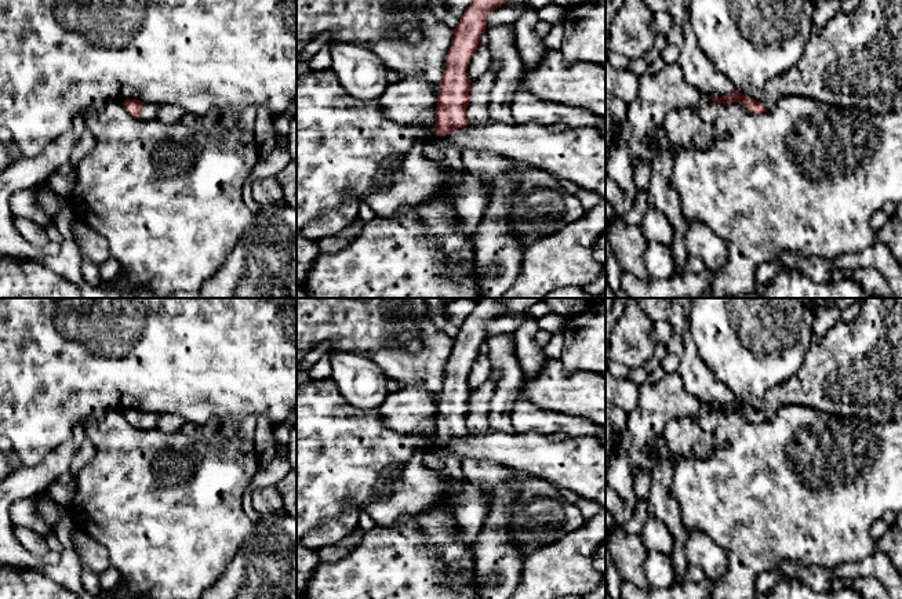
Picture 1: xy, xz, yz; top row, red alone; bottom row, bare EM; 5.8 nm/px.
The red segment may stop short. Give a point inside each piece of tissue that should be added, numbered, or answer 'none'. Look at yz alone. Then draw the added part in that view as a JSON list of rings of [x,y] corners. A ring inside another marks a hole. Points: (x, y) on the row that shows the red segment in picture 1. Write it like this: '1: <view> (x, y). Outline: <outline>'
1: yz (855, 61). Outline: [[[861,0],[852,12],[840,11],[821,30],[814,32],[796,65],[765,84],[760,102],[770,109],[786,95],[855,108],[872,115],[902,112],[902,0]]]

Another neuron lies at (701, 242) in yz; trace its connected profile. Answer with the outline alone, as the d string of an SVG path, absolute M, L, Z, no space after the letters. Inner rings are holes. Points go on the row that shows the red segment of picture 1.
M692 222L685 230L685 248L703 261L708 271L720 269L727 261L727 244L709 226Z

